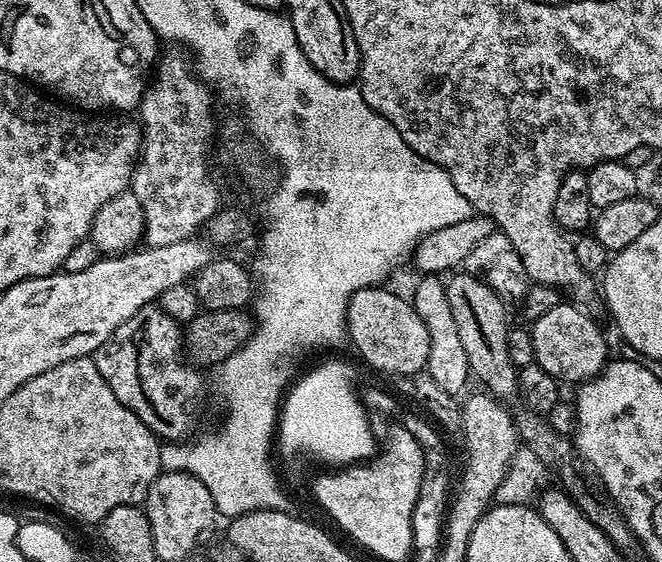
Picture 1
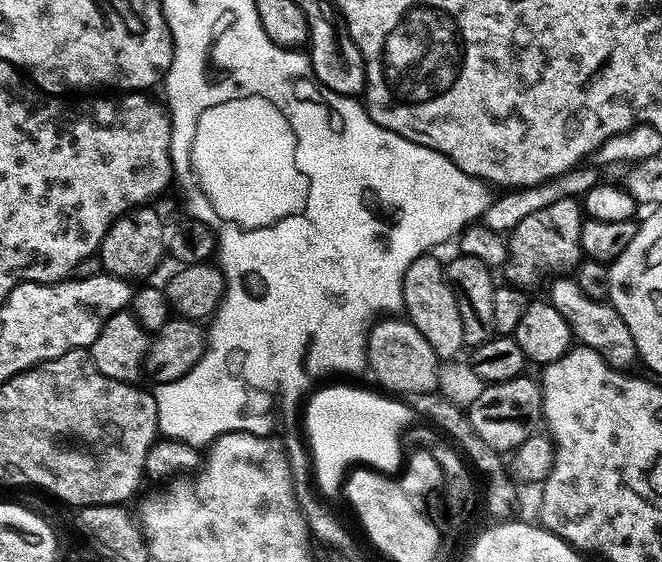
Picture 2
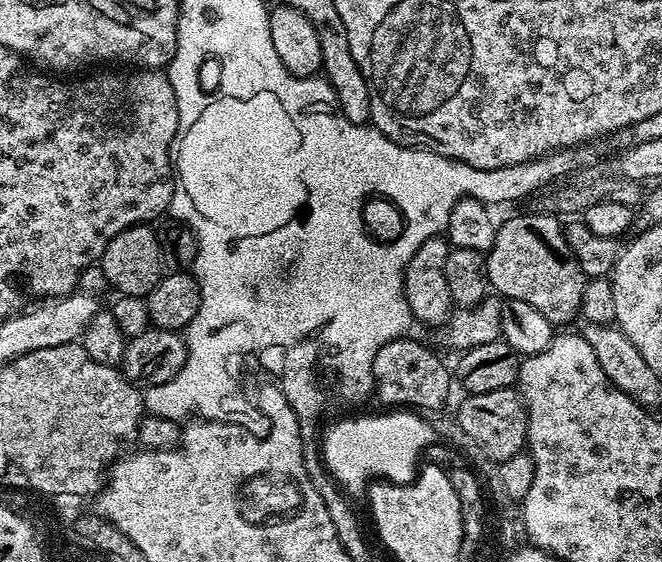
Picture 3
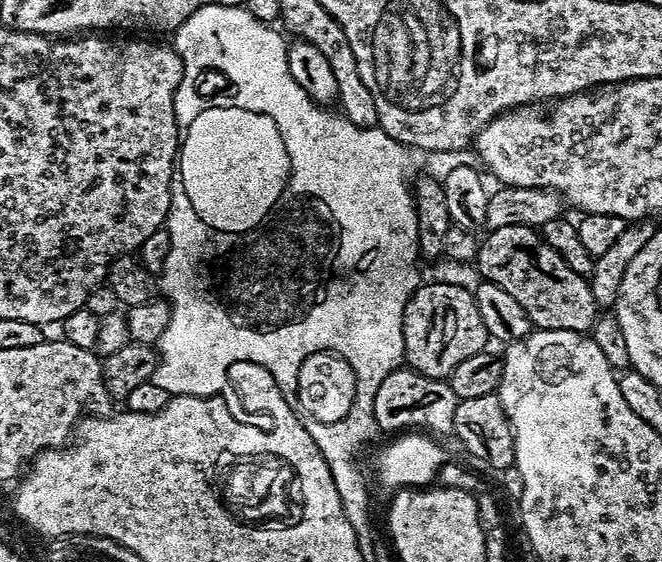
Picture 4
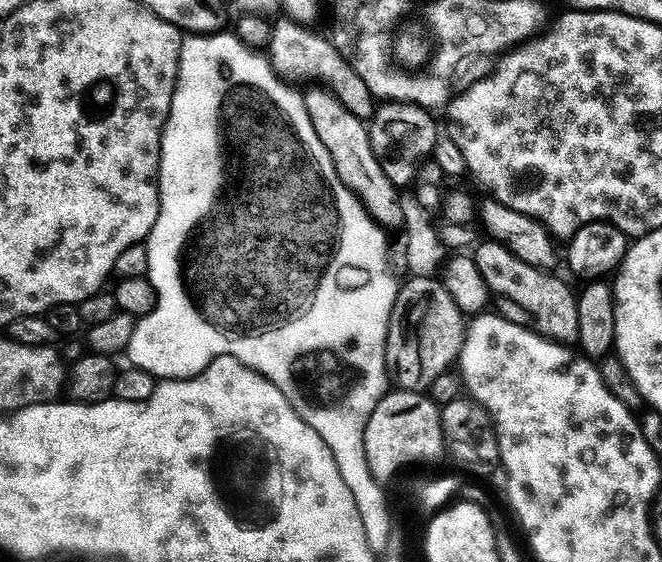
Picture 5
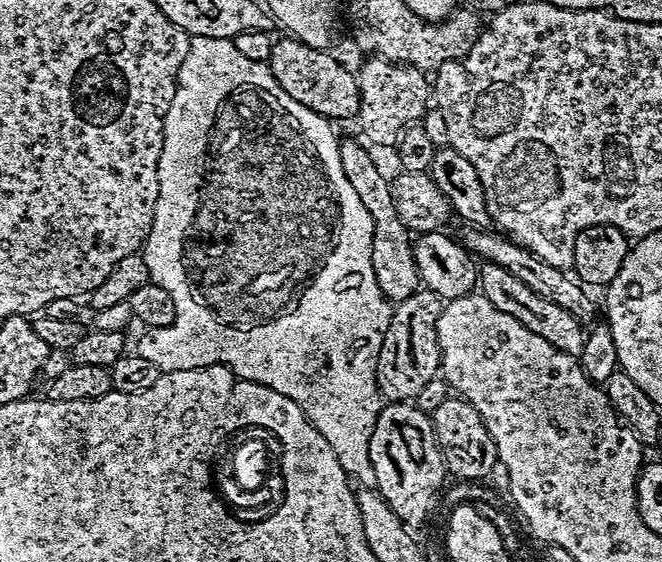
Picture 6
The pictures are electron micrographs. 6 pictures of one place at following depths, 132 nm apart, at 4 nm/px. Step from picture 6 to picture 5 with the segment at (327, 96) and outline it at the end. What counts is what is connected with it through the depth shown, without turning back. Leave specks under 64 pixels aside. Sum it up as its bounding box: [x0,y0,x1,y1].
[266,18,378,121]

